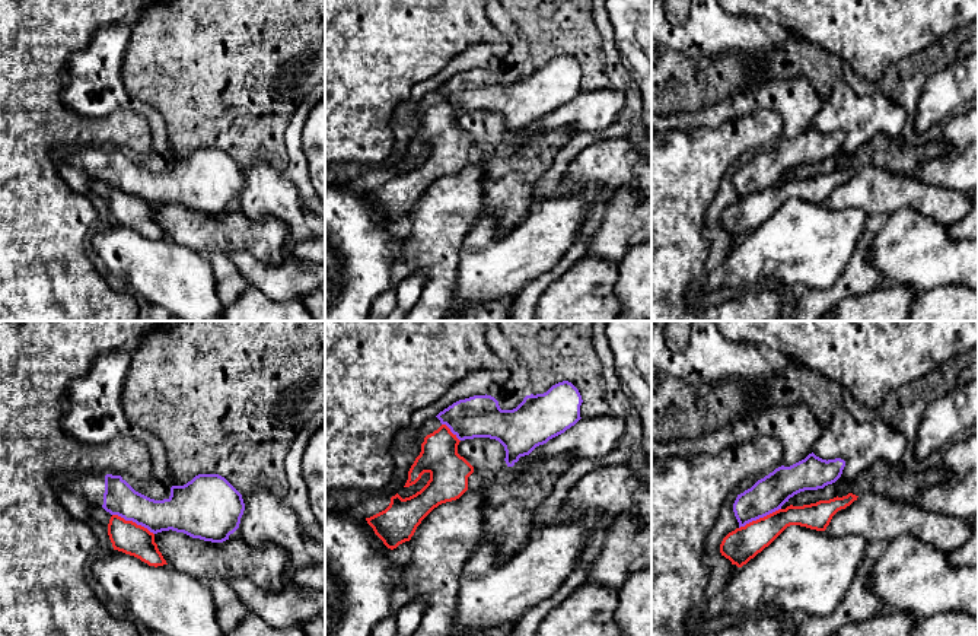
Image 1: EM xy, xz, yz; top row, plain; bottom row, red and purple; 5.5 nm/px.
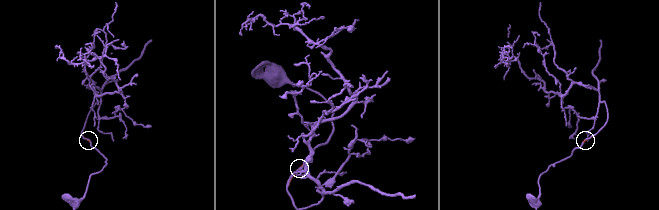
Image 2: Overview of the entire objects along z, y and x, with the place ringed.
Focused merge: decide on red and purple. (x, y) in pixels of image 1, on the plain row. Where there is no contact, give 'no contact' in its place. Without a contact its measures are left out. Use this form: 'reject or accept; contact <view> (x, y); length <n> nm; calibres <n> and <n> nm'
reject; contact xy (131, 194); length 260 nm; calibres 180 and 180 nm

